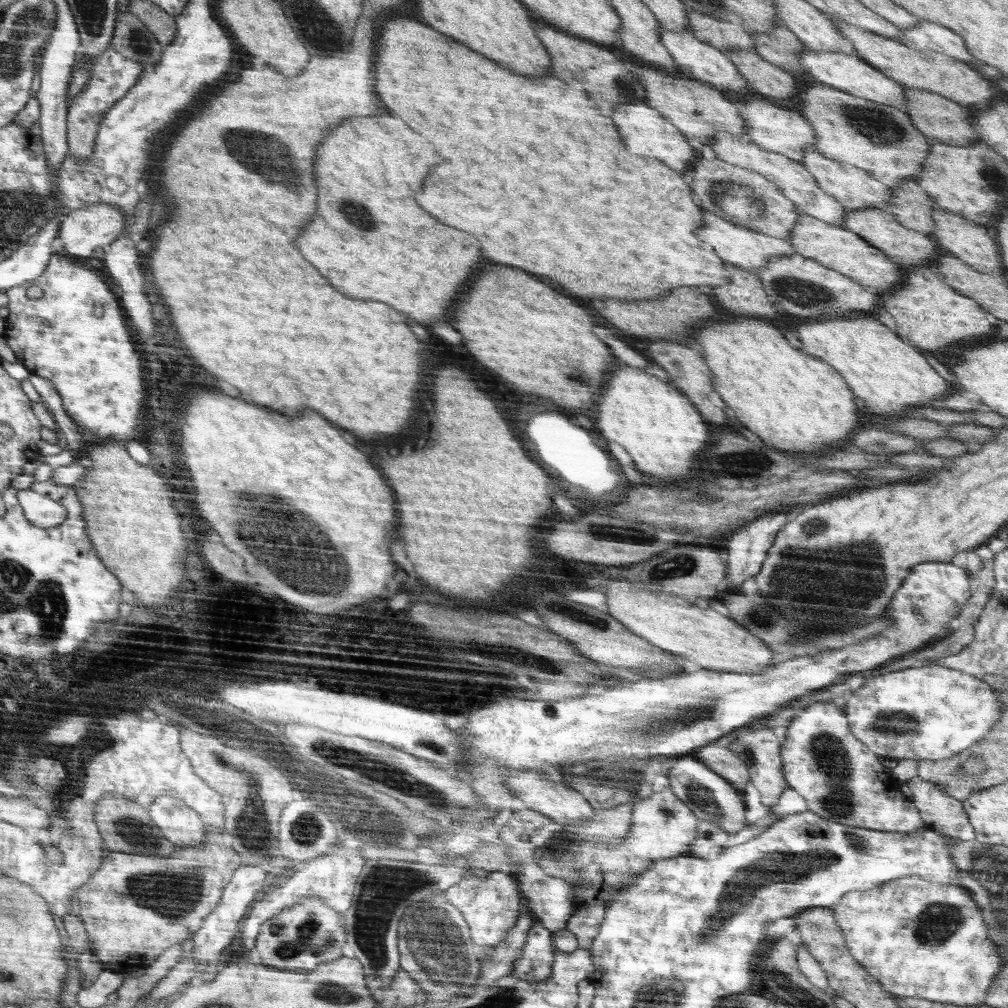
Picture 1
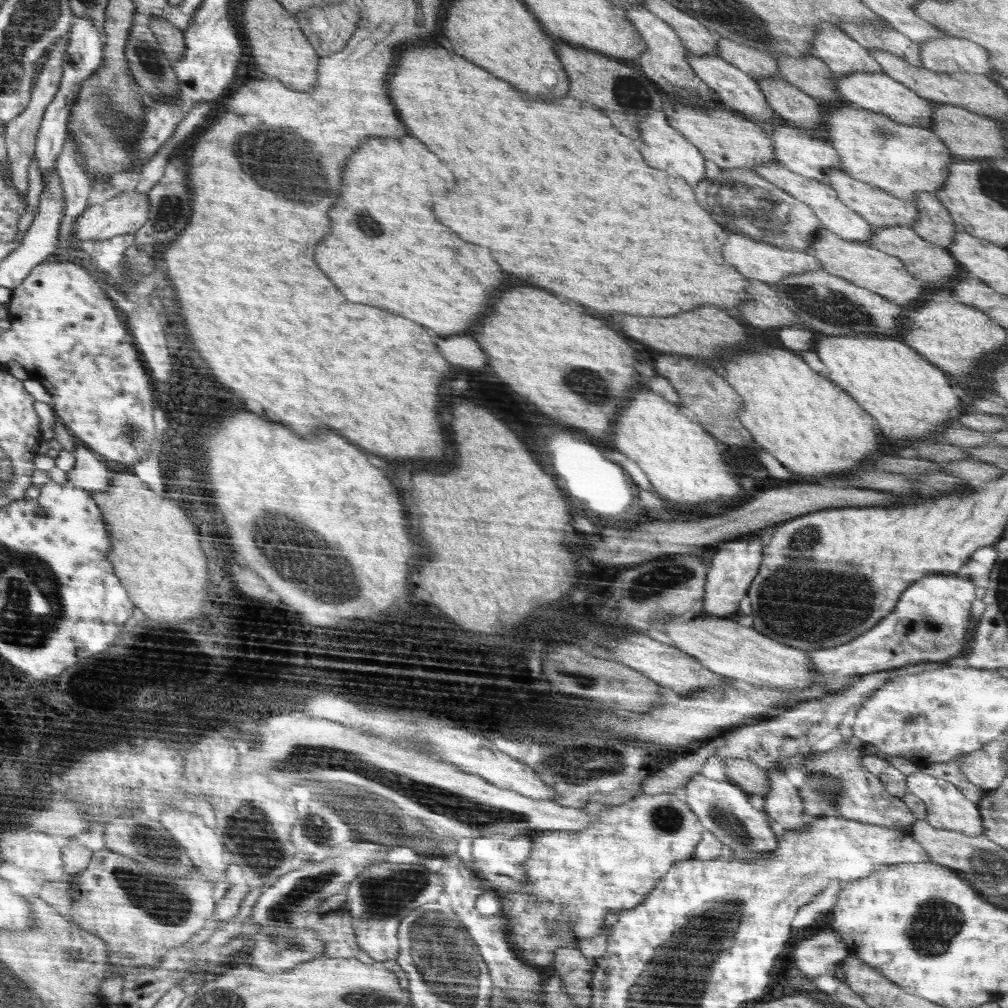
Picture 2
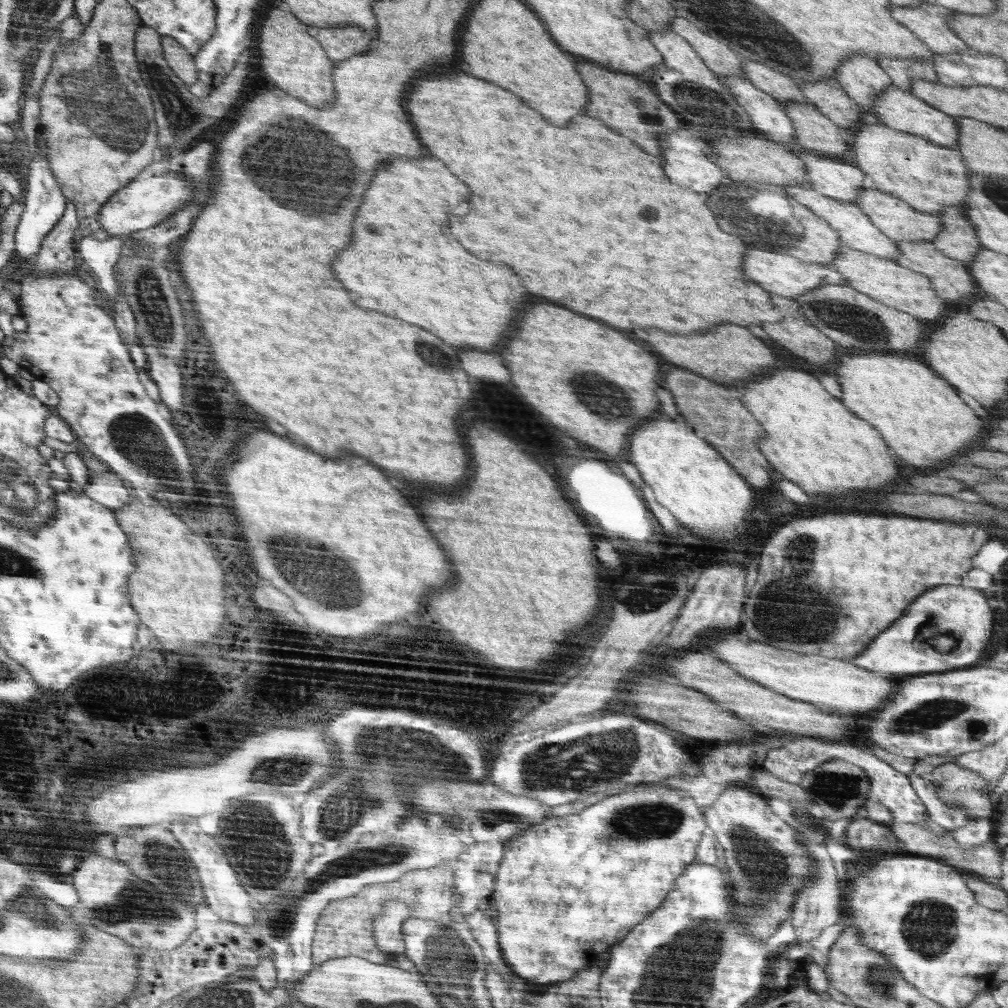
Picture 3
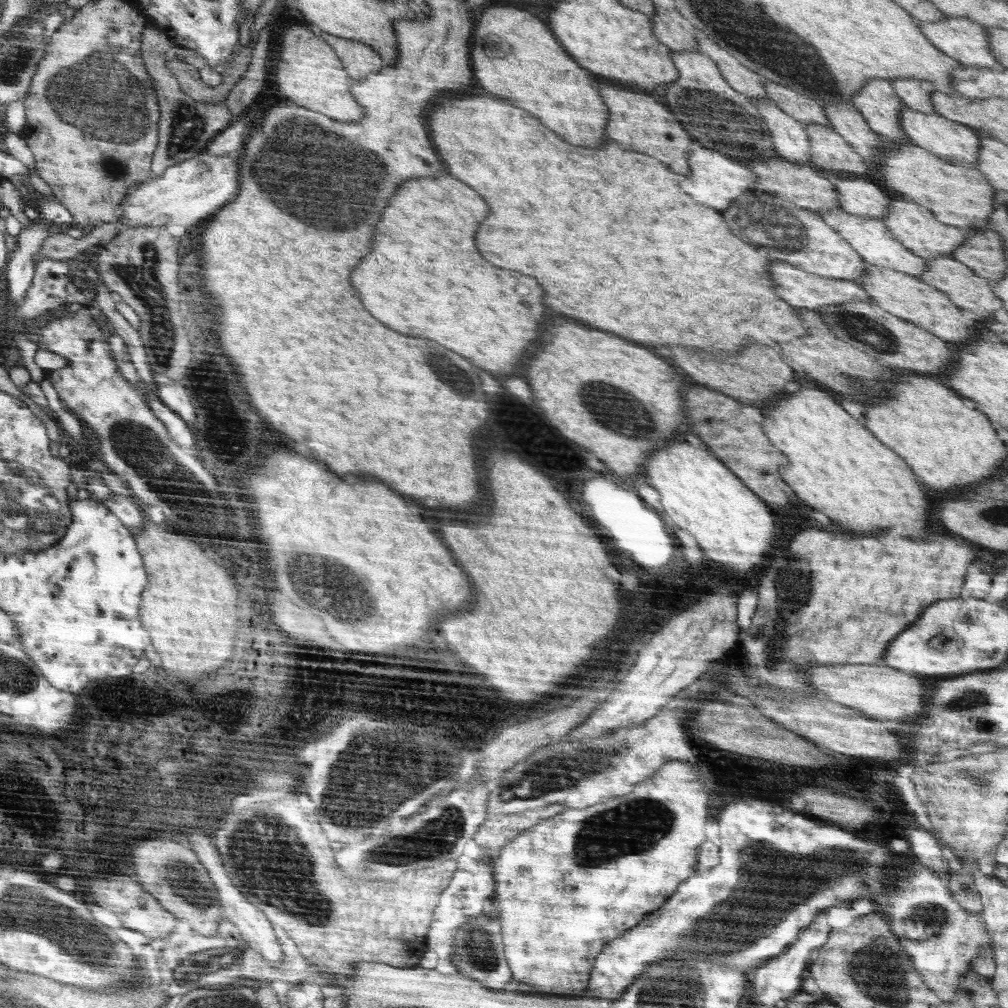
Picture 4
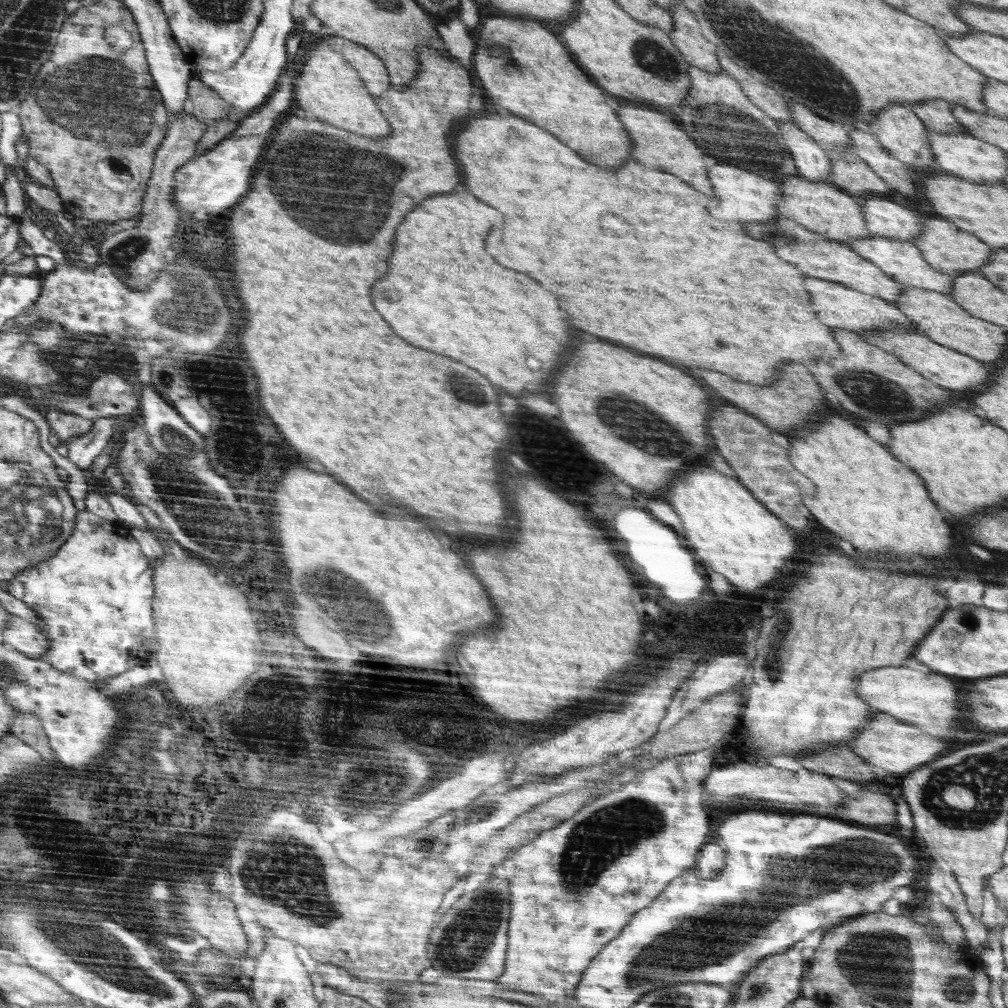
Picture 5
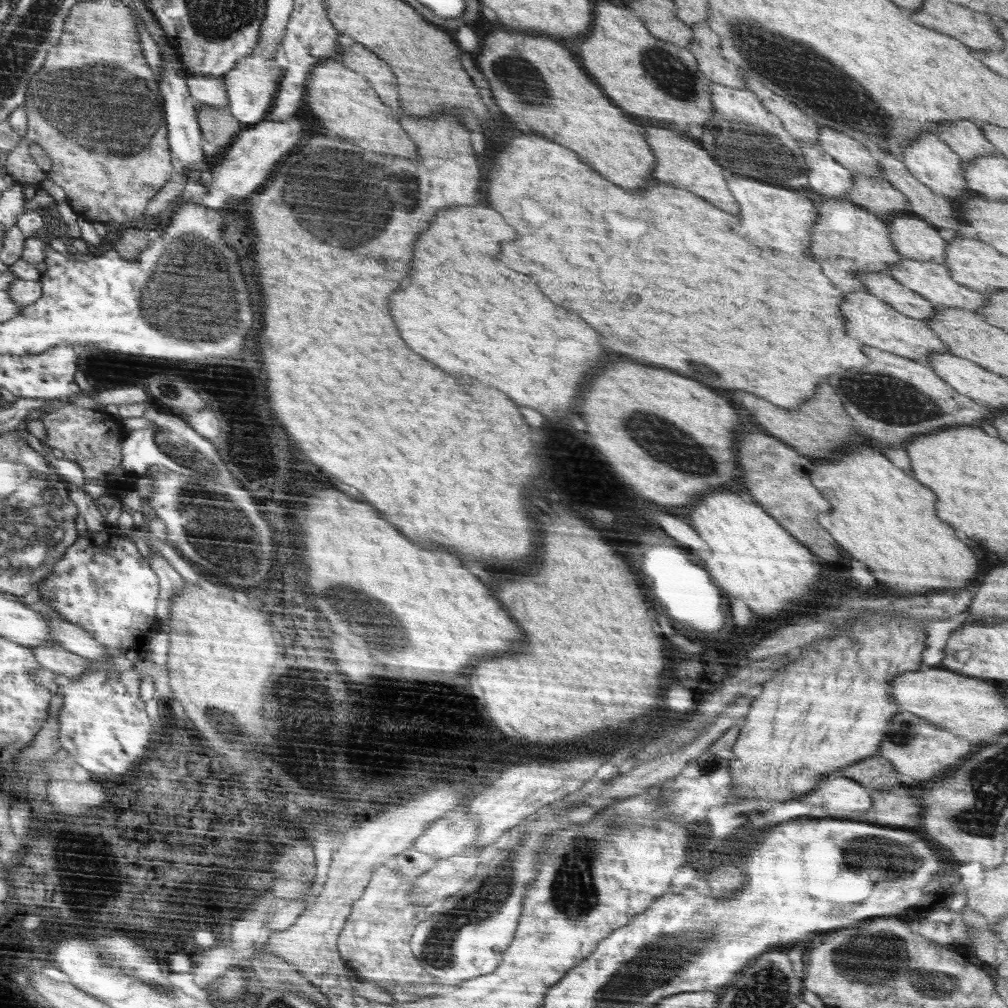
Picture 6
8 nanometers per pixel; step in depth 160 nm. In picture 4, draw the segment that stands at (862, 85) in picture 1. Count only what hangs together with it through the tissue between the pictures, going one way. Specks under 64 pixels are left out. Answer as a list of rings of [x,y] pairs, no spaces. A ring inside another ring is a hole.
[[[906,105],[900,109],[899,123],[900,128],[914,145],[926,149],[942,160],[974,168],[978,164],[977,158],[981,142],[979,142],[979,135],[976,134],[974,128],[944,118],[938,113],[923,113]]]

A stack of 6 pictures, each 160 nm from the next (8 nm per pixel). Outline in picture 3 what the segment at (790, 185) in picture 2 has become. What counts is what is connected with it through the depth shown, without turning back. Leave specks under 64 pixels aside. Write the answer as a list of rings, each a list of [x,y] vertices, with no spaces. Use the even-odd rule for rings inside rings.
[[[786,186],[785,191],[800,204],[807,206],[815,215],[823,218],[836,230],[844,246],[896,261],[895,258],[899,255],[896,243],[891,238],[888,238],[879,228],[876,228],[874,223],[869,219],[869,216],[866,216],[858,208],[858,205],[824,196],[817,190],[802,188],[802,186]]]

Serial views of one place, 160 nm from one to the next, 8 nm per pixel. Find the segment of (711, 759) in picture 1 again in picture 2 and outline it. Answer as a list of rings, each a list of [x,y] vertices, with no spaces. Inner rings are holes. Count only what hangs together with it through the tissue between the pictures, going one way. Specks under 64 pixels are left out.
[[[732,757],[724,759],[723,771],[730,781],[750,796],[753,794],[764,796],[769,791],[768,771],[752,761]]]

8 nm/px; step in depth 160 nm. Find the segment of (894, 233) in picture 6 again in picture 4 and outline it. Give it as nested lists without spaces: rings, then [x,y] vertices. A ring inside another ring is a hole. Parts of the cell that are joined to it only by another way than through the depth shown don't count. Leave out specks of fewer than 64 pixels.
[[[823,172],[830,182],[834,183],[838,193],[838,204],[850,214],[880,219],[889,209],[889,200],[877,184],[844,175],[832,175]]]

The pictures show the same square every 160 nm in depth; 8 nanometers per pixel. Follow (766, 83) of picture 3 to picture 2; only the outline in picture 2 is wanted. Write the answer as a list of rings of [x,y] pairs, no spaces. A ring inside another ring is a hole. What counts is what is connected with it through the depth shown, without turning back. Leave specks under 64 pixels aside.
[[[720,37],[717,42],[717,55],[747,72],[754,80],[758,77],[779,76],[777,59],[739,42]]]

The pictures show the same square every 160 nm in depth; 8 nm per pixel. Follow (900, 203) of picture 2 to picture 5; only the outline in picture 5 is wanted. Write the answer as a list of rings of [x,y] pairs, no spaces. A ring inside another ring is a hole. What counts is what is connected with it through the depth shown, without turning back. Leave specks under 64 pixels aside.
[[[933,213],[924,214],[923,229],[913,245],[917,246],[922,253],[922,258],[937,271],[955,277],[960,273],[979,272],[982,265],[989,261],[993,248],[982,242],[975,234],[960,230],[944,217],[936,216]]]

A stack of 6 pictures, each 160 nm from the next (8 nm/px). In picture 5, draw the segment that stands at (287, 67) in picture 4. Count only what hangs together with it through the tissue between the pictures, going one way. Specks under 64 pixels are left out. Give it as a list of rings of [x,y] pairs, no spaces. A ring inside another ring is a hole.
[[[325,39],[312,44],[304,54],[304,62],[300,64],[294,85],[294,98],[298,98],[298,104],[304,110],[310,110],[320,120],[330,122],[334,126],[342,126],[344,130],[362,136],[382,138],[390,134],[392,126],[388,126],[383,111],[367,90],[359,71]]]

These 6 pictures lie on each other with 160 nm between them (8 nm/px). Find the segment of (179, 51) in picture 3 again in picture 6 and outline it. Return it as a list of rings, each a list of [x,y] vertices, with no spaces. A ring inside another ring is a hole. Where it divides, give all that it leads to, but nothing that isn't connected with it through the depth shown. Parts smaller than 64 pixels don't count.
[[[198,103],[198,122],[201,122],[202,134],[205,134],[212,154],[224,152],[236,135],[248,128],[236,120],[228,108],[214,108]]]

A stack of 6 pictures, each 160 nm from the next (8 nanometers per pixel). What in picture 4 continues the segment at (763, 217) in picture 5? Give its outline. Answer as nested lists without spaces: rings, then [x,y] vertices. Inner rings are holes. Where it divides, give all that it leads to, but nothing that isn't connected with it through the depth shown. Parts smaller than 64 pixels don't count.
[[[706,147],[691,150],[692,152],[687,154],[690,166],[689,173],[682,178],[682,188],[686,190],[686,194],[692,194],[698,202],[704,202],[716,210],[724,210],[736,198],[753,192],[753,182],[757,176],[746,164]]]

